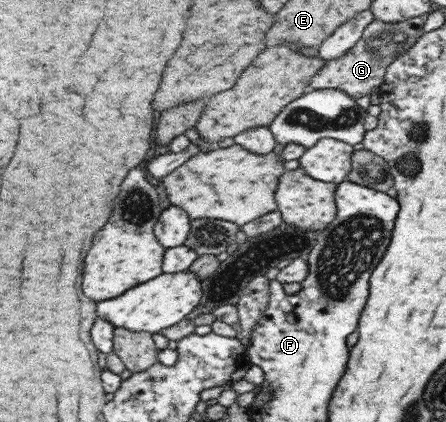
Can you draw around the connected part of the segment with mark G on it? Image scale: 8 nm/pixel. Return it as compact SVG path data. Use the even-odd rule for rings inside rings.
M416 16L402 20L402 22L388 23L374 19L364 30L356 44L340 58L325 62L324 68L317 72L317 75L308 86L308 92L323 89L333 89L344 92L356 100L358 97L367 95L375 90L384 80L385 70L400 53L404 53L416 39L422 35L422 26L426 18Z

